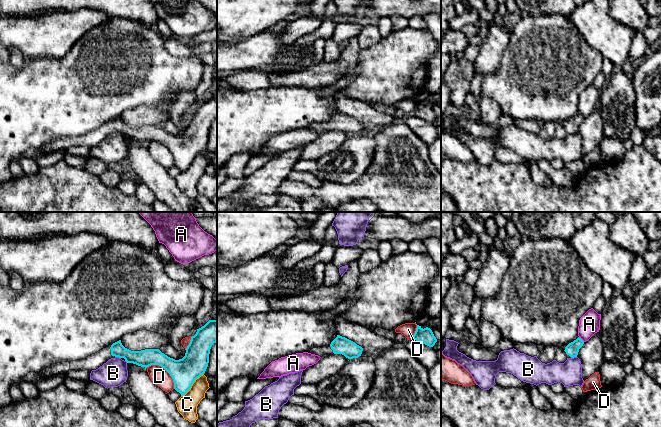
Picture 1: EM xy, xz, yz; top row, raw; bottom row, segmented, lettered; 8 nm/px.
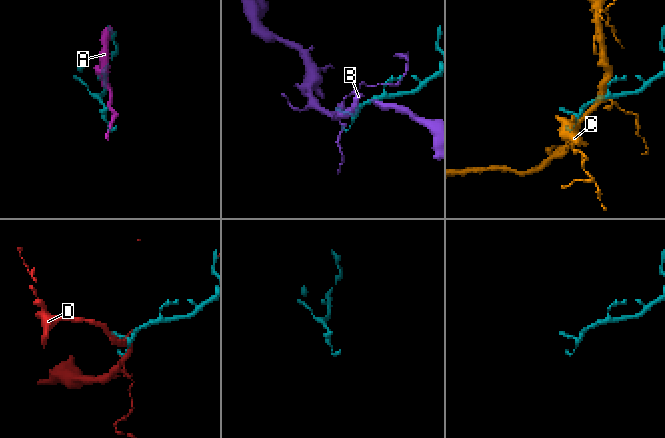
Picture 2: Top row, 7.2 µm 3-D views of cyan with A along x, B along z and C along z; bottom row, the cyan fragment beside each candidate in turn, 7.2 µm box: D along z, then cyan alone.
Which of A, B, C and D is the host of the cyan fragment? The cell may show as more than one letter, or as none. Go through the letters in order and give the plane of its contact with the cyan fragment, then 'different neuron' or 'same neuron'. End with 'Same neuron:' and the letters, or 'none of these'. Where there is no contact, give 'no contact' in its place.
A: contact in yz; different neuron
B: contact in xy; different neuron
C: contact in xy; different neuron
D: contact in xy; different neuron
Same neuron: none of these

